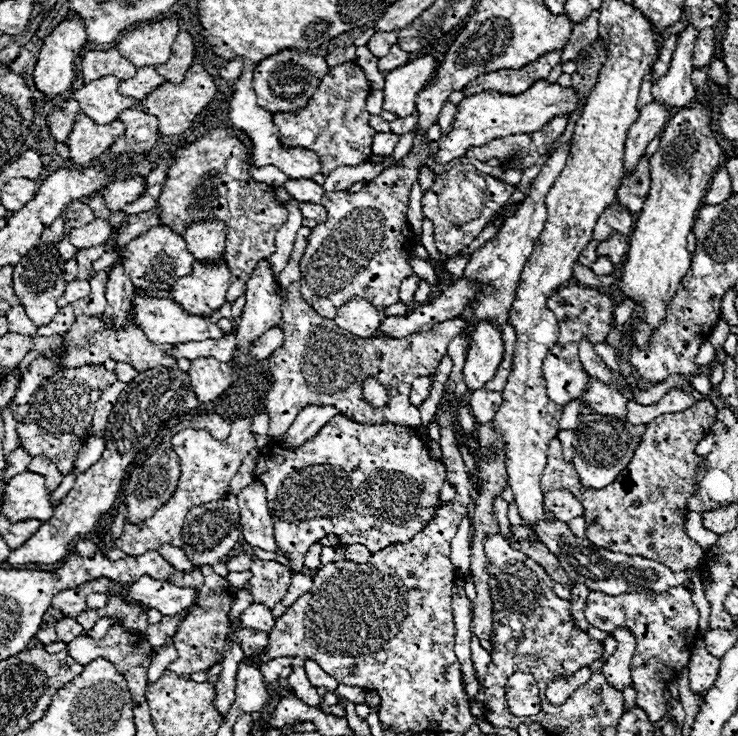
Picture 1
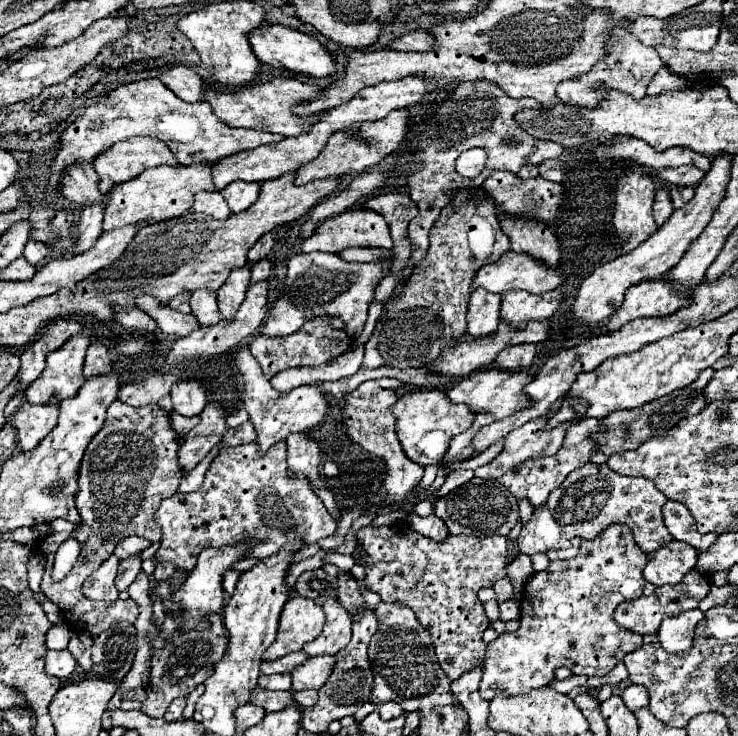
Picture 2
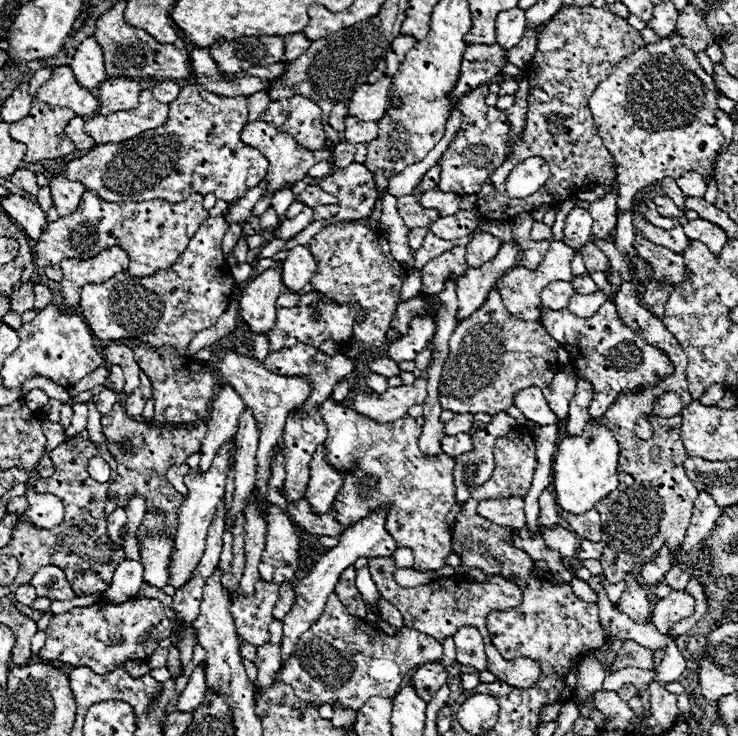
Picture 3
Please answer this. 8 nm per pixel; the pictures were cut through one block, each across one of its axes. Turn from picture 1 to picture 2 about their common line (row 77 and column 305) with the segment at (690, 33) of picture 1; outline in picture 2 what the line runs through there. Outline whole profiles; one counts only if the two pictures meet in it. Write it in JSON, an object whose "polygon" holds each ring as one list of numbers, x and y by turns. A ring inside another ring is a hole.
{"polygon":[[334,656,308,658,302,666,294,668,292,690,300,692,300,690,310,690,310,688,320,688,326,682,326,678,330,676,334,662,336,662]]}

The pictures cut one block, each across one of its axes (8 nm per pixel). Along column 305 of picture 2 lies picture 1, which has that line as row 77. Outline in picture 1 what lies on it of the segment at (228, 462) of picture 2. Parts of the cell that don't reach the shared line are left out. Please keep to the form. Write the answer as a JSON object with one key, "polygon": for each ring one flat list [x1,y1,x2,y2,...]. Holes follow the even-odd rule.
{"polygon":[[550,52,550,56,540,56,532,64,526,64,524,68,520,68,518,72,504,72,502,70,502,72,490,72,486,76,478,76,464,88,464,96,480,94,486,90,494,90,494,92,510,94,510,96,522,94,536,80,548,78,548,74,552,72,552,68,556,64,560,64,560,52]]}

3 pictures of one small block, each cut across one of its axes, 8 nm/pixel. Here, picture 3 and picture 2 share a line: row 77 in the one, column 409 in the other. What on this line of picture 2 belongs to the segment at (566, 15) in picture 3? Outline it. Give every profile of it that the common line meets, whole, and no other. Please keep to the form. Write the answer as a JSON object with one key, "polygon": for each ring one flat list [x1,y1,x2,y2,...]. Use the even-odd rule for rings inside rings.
{"polygon":[[396,522,380,528,360,528,358,540,364,544,370,560,366,562,364,582,368,590,380,594,384,602,410,606,418,618,418,622,430,632,432,644,438,656,438,664,446,672,450,680,456,680,460,674,470,670,484,658,486,644,482,642,482,632,488,628,488,618,484,614,484,606,478,600,478,590,486,586,494,586,494,582,506,576,508,564,508,540,504,536,448,536,444,542,434,542,418,532,414,532,406,522]]}

